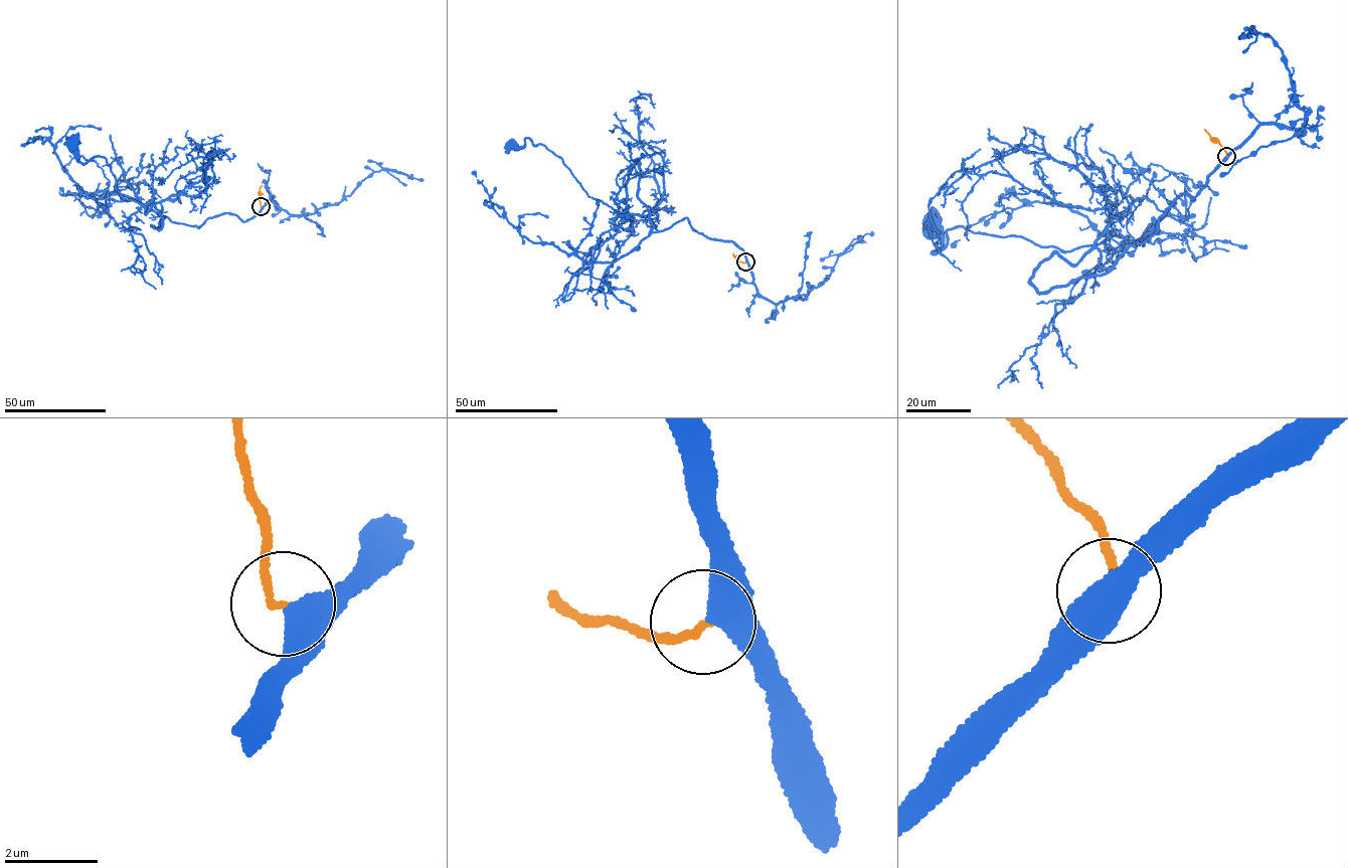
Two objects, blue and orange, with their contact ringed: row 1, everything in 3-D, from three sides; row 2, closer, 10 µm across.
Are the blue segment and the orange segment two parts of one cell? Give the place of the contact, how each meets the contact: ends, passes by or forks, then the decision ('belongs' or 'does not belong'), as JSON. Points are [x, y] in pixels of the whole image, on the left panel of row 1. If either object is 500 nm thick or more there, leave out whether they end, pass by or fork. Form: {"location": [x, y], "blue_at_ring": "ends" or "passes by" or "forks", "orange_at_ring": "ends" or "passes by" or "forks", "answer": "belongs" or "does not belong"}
{"location": [261, 206], "answer": "belongs"}

